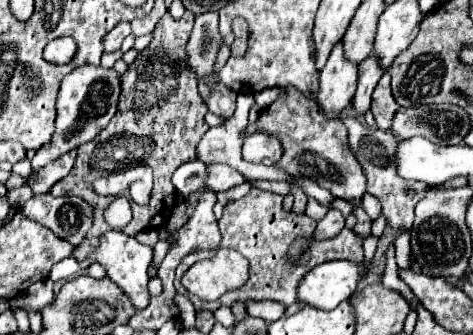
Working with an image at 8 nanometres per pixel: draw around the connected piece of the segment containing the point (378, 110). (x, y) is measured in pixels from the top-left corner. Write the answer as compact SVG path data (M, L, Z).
M386 72L380 78L380 82L378 82L376 90L374 90L374 96L372 96L372 108L370 108L370 112L376 118L376 126L382 128L382 130L390 130L392 118L398 112L398 108L400 106L396 104L396 100L392 98L392 92L390 92L390 74Z

